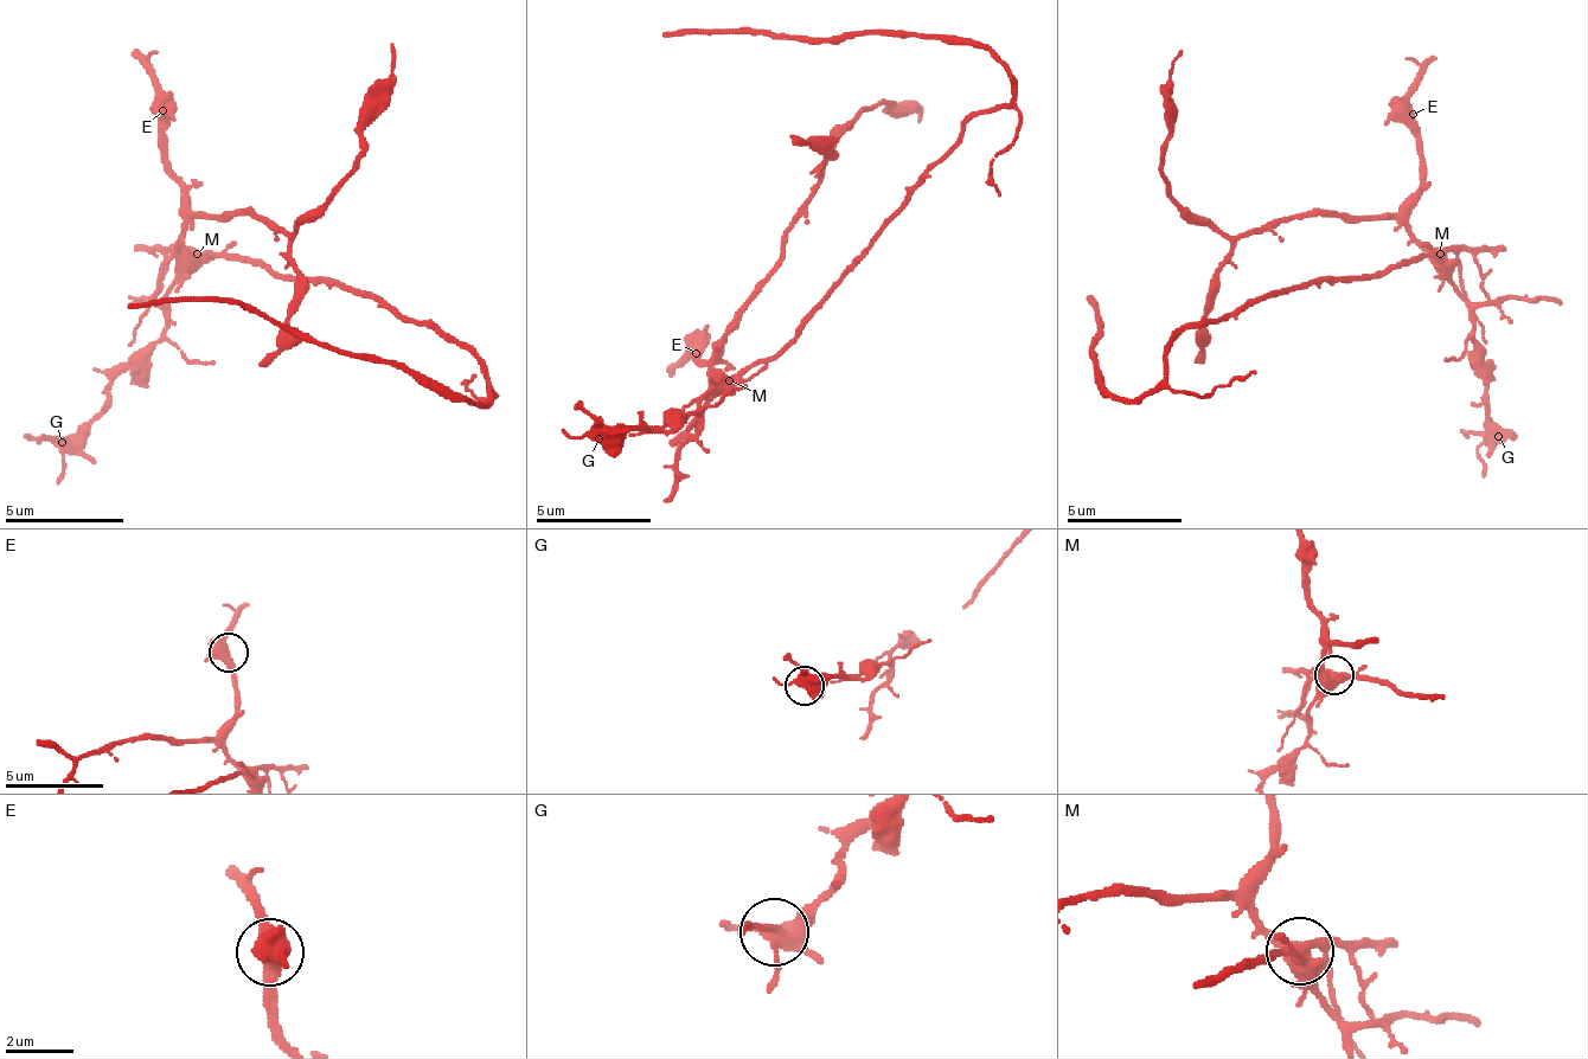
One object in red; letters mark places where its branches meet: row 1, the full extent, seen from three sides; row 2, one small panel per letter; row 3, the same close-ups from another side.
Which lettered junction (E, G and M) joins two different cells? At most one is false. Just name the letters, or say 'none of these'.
M

